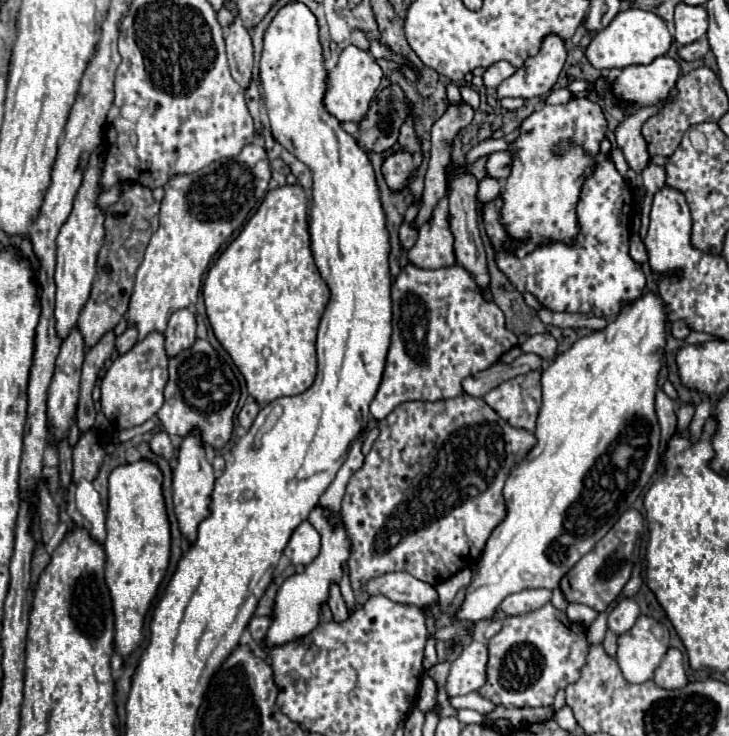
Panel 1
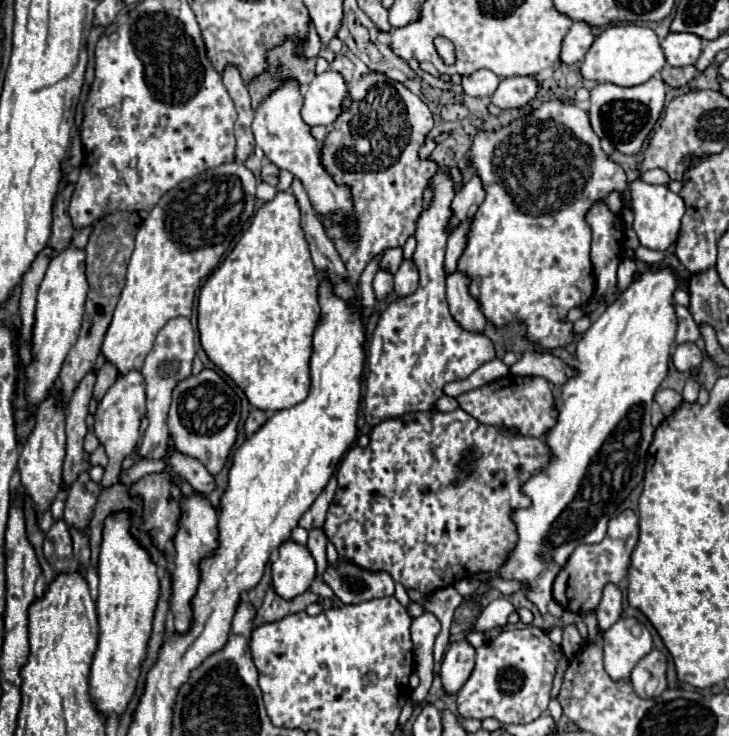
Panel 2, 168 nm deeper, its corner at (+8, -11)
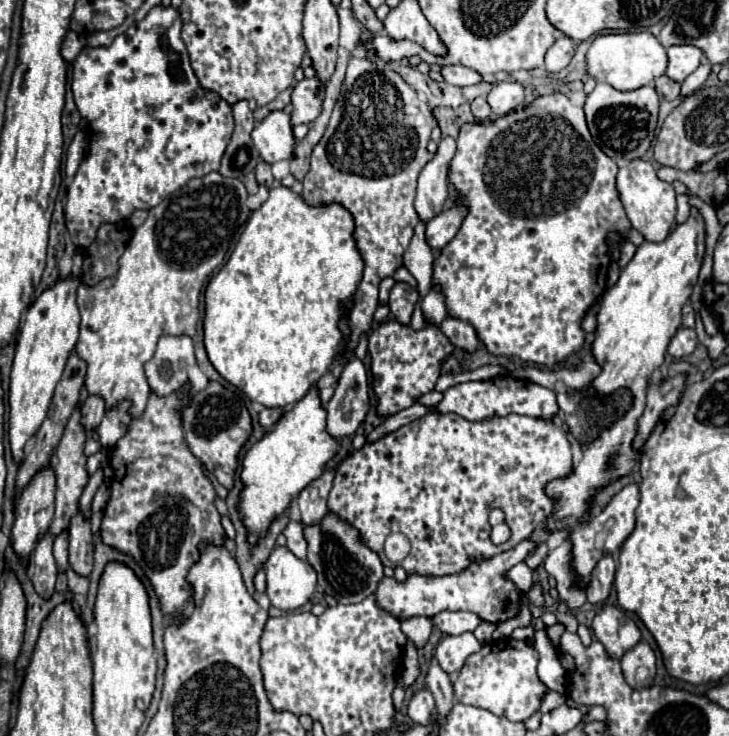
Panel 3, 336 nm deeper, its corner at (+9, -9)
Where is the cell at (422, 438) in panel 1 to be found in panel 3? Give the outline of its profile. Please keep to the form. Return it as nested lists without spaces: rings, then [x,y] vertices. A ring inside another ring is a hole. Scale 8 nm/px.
[[[425,414],[345,456],[329,492],[329,510],[359,528],[363,542],[379,554],[385,566],[397,564],[389,562],[383,554],[383,542],[391,532],[401,532],[409,538],[411,552],[399,566],[409,574],[445,576],[461,572],[473,558],[491,558],[517,546],[549,516],[553,500],[545,494],[545,486],[553,478],[563,478],[573,468],[571,444],[561,424],[557,414],[549,420],[509,414],[481,422],[469,422],[459,414]],[[493,508],[503,510],[505,524],[511,530],[511,538],[503,544],[493,544],[489,538],[491,524],[487,518]]]

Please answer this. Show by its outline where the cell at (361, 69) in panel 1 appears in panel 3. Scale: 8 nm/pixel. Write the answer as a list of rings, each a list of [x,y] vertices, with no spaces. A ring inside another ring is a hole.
[[[311,78],[311,80],[301,80],[295,84],[293,92],[291,92],[291,124],[307,124],[313,122],[319,114],[321,114],[321,96],[317,94],[317,86],[319,80]]]

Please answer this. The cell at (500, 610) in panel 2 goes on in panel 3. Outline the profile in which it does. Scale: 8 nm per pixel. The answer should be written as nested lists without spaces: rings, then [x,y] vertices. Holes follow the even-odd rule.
[[[441,612],[435,614],[433,624],[443,632],[443,634],[463,634],[463,632],[473,632],[481,620],[473,612]]]

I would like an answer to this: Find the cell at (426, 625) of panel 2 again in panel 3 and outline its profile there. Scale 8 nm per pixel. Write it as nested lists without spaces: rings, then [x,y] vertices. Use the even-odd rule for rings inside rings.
[[[409,618],[409,620],[401,622],[401,630],[405,632],[407,638],[411,638],[415,642],[417,648],[427,644],[431,628],[433,628],[433,622],[429,618]]]

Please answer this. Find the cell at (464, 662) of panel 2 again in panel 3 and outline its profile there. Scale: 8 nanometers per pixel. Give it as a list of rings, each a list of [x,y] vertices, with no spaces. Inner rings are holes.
[[[465,632],[459,636],[443,636],[435,648],[435,658],[439,660],[441,668],[451,674],[461,670],[467,656],[481,650],[481,644],[473,636],[473,632]]]

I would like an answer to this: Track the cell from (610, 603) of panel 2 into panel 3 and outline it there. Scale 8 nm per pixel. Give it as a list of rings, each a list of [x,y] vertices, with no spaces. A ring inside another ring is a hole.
[[[605,554],[591,572],[591,580],[587,586],[587,600],[591,604],[603,604],[609,596],[613,578],[615,578],[615,560],[611,554]]]

